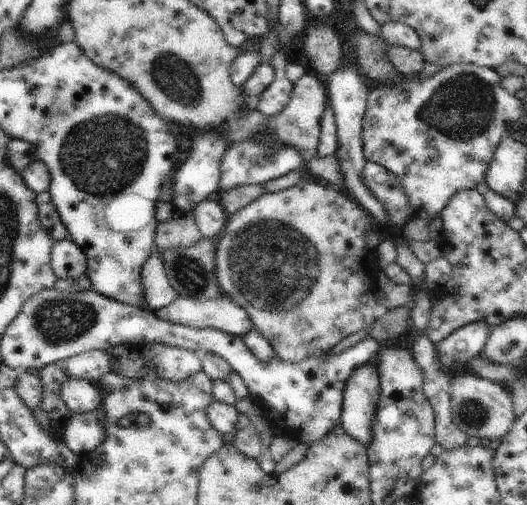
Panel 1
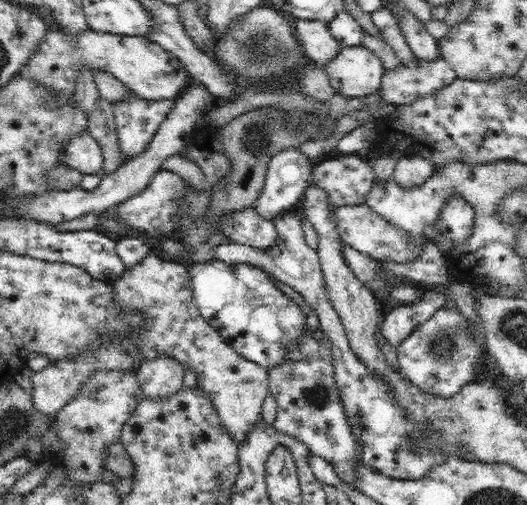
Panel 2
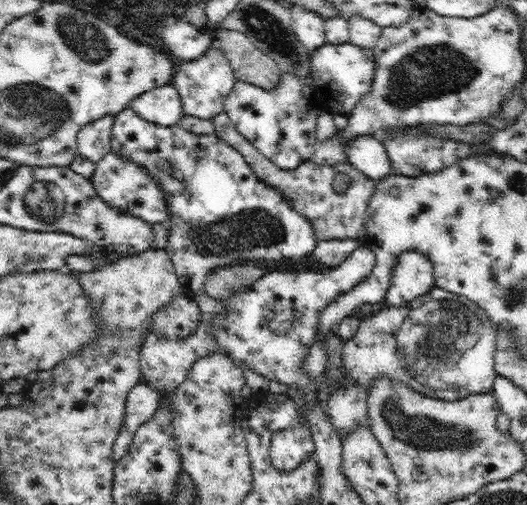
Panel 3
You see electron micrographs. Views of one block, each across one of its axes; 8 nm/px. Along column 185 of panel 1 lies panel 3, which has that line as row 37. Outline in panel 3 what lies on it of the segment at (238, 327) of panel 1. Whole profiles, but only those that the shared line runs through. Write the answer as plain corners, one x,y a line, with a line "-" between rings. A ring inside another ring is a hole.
292,6
292,28
297,34
299,41
311,51
320,48
325,39
325,19
312,10
302,6

